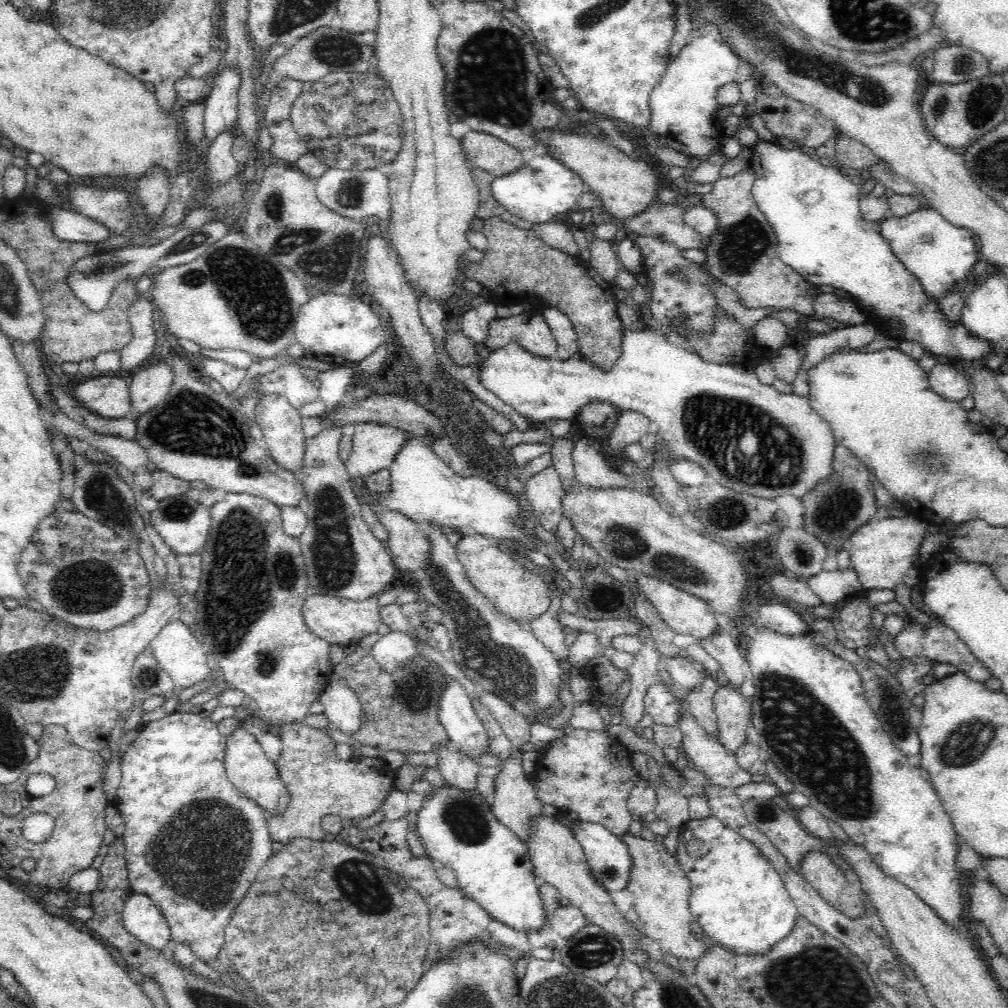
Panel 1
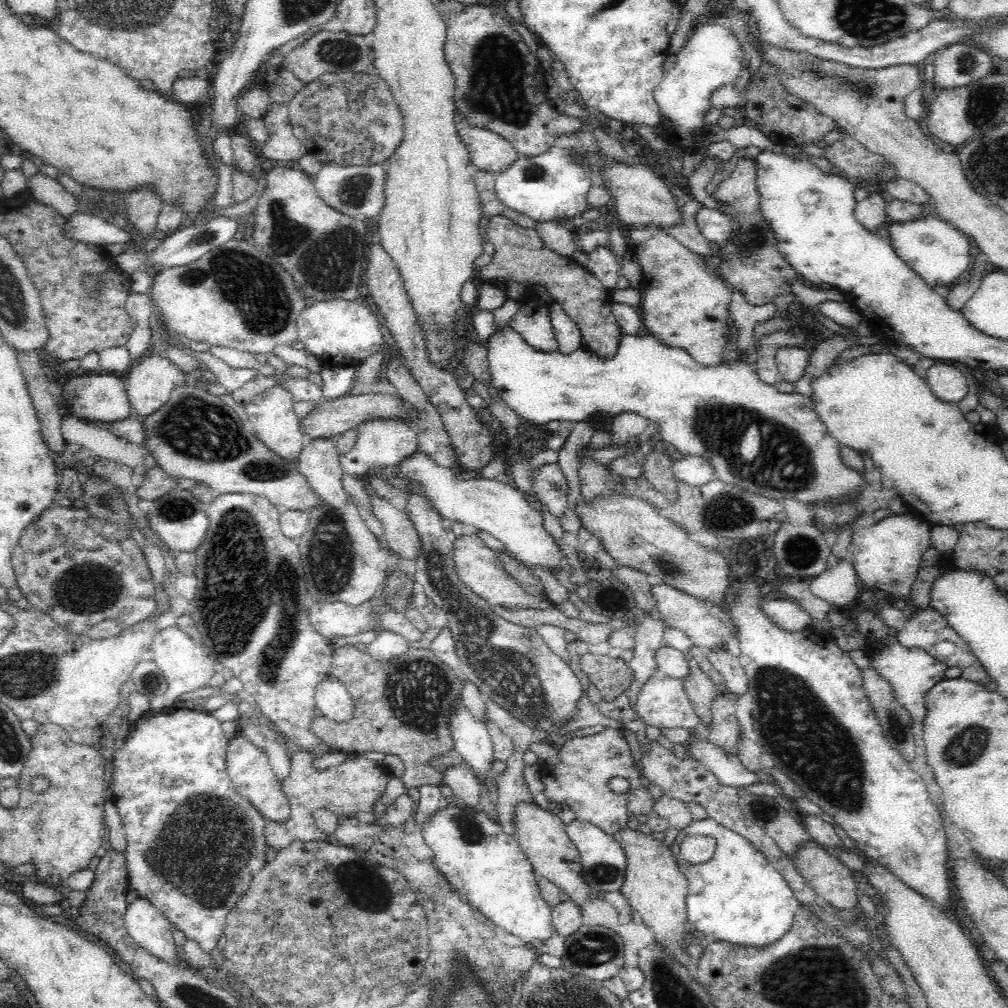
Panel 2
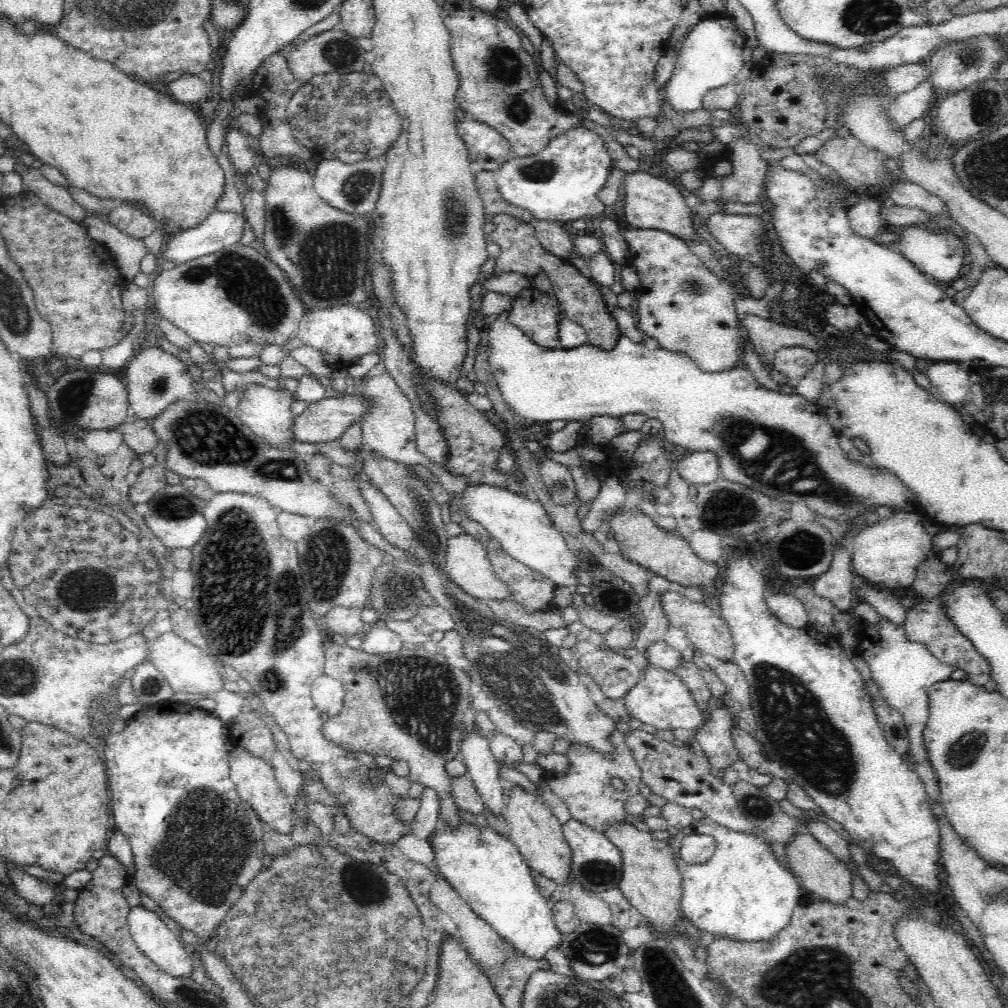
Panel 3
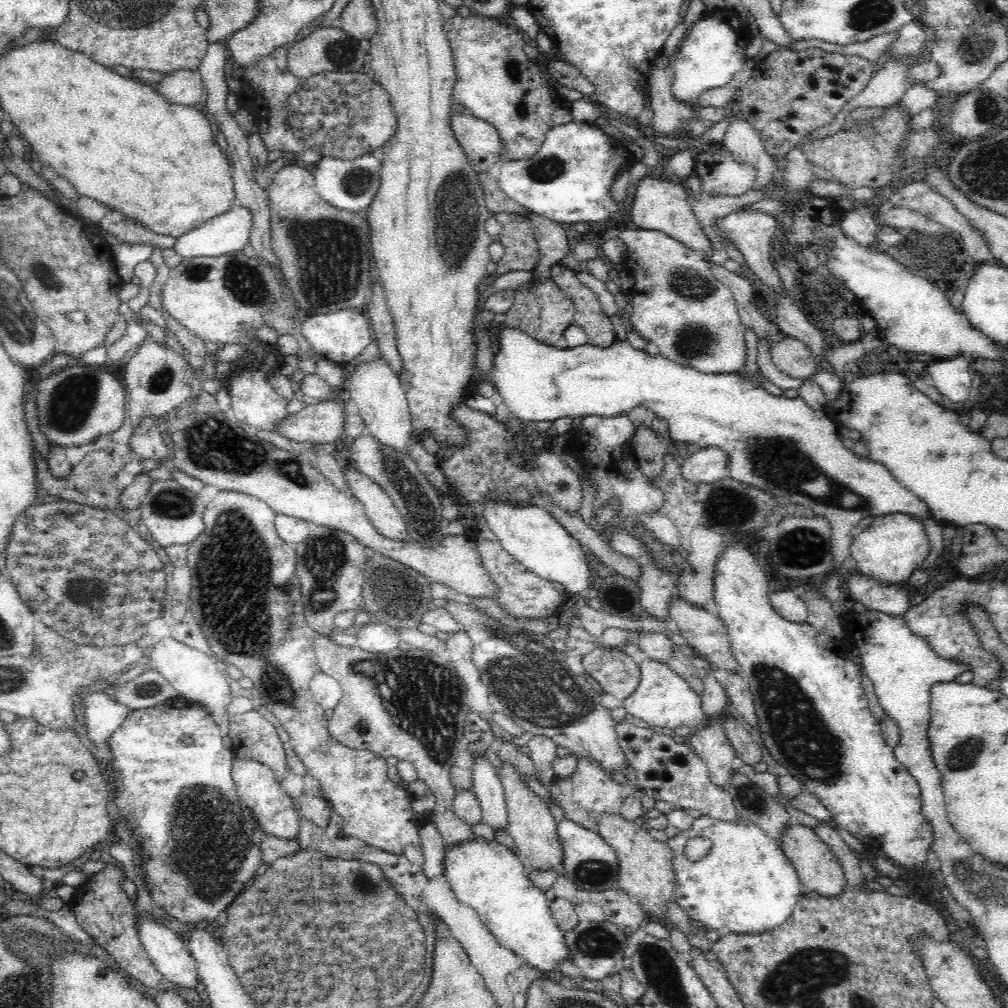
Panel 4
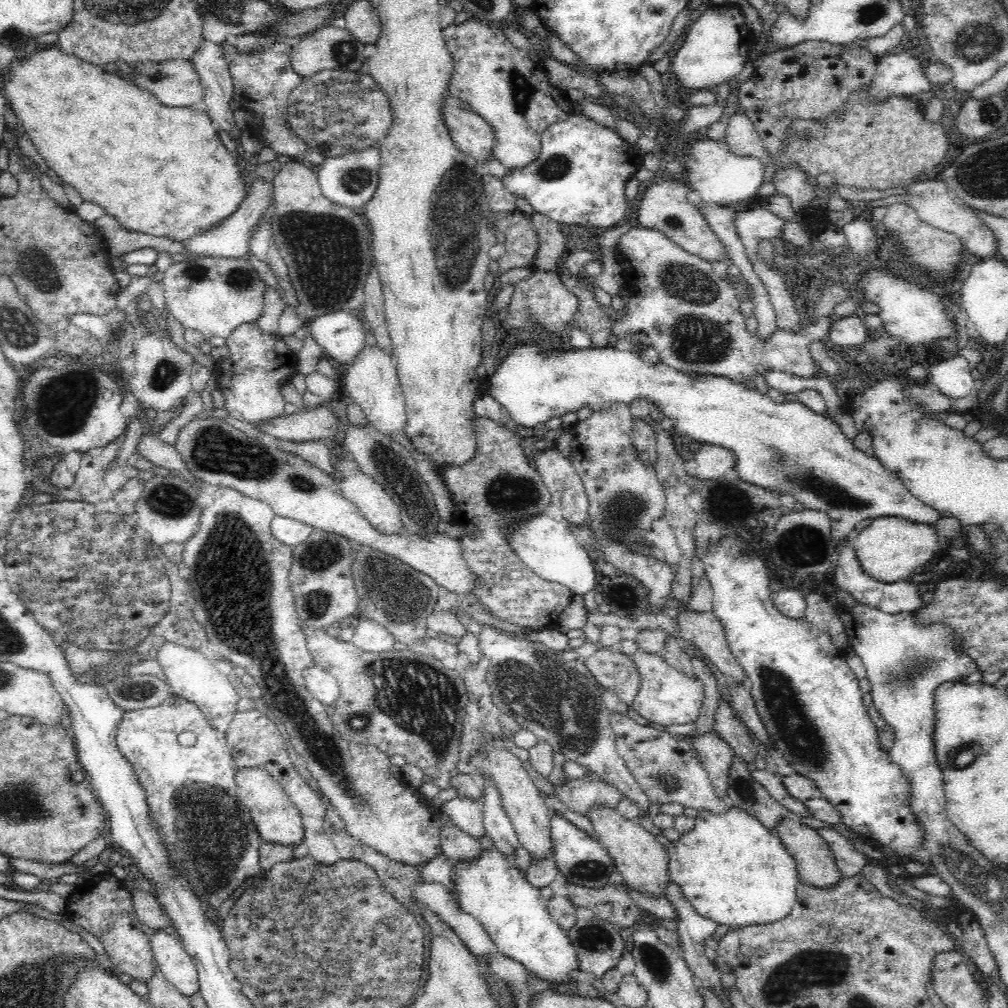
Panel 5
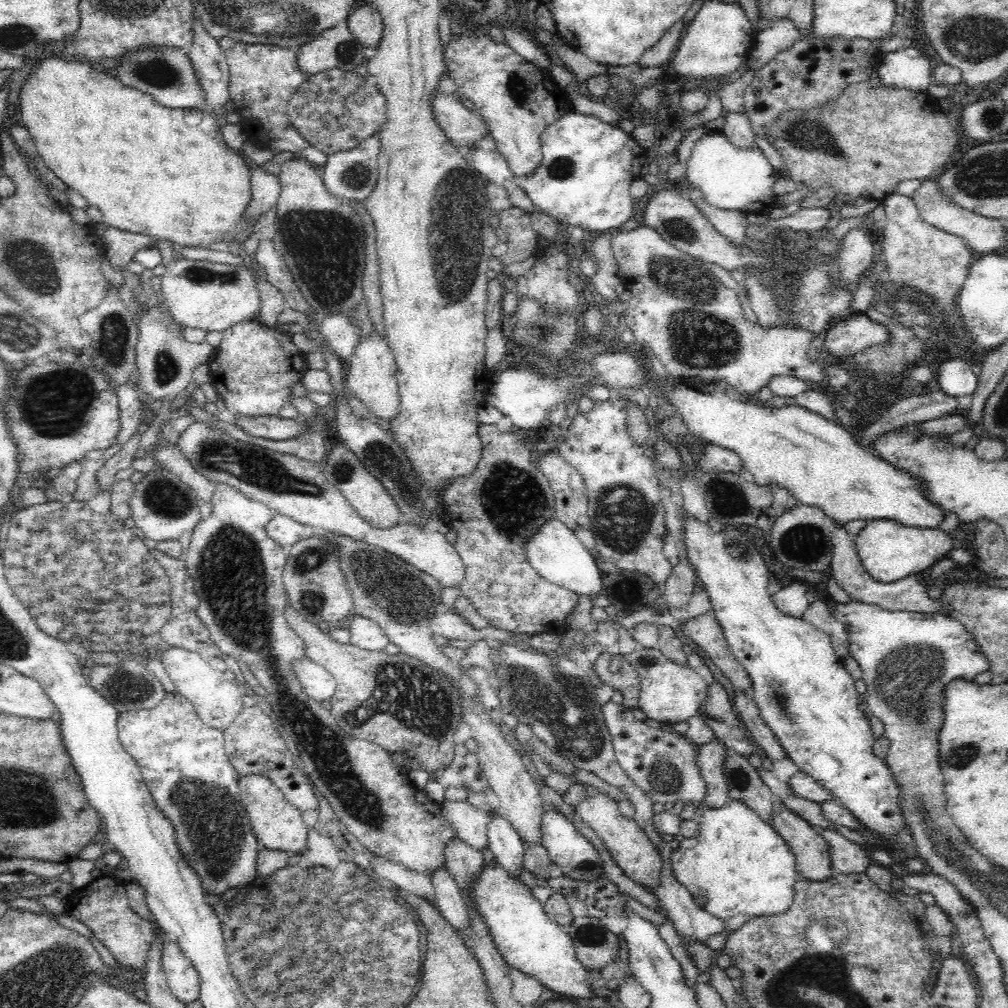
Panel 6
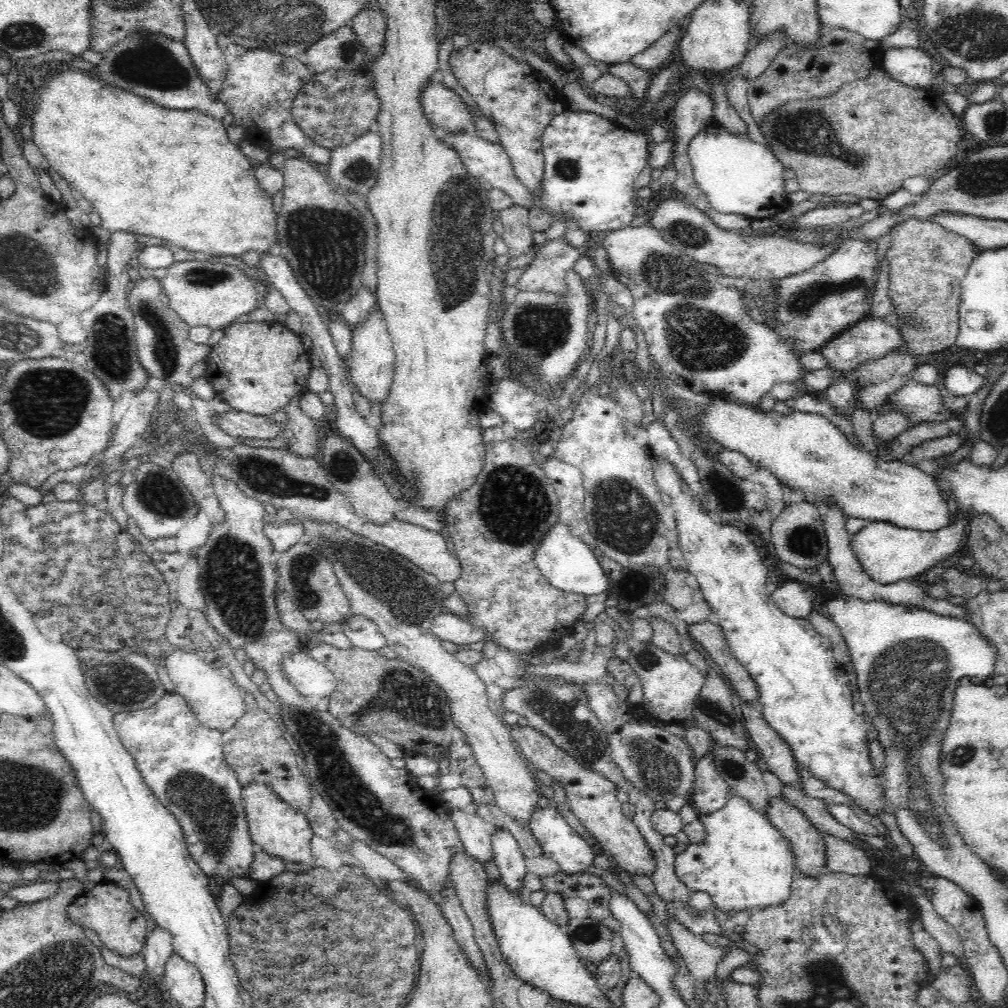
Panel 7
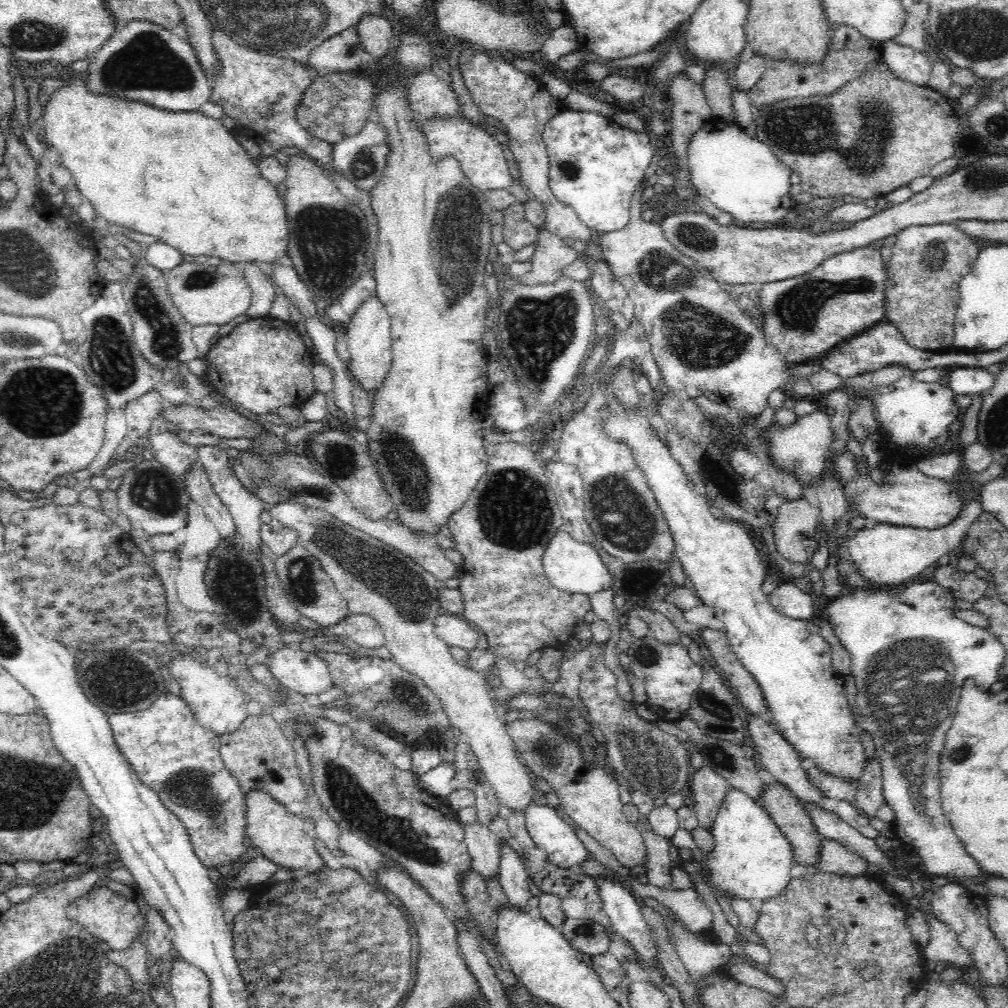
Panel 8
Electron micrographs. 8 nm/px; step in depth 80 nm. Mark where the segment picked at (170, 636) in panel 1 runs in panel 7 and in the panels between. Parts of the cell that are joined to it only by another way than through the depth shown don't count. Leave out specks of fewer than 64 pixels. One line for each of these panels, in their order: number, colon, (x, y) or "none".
2: (172, 649)
3: (185, 667)
4: (192, 674)
5: (191, 676)
6: (217, 699)
7: (218, 702)

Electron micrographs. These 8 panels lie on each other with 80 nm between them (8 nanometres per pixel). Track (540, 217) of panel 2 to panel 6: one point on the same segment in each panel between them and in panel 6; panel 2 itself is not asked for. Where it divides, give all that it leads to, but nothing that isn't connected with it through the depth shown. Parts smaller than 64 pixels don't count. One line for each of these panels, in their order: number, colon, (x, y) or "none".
3: (560, 183)
4: (567, 180)
5: (578, 178)
6: (587, 166)

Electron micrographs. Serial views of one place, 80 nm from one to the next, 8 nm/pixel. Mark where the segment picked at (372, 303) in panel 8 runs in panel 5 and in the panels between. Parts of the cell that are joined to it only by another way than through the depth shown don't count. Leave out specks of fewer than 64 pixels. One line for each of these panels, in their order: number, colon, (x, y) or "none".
5: (372, 380)
6: (370, 375)
7: (370, 368)

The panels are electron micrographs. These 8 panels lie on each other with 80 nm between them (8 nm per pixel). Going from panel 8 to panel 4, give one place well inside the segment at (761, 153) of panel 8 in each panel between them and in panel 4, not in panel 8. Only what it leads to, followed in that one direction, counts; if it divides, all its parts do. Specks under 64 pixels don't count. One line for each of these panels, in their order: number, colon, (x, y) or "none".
4: (720, 174)
5: (716, 176)
6: (731, 179)
7: (736, 175)

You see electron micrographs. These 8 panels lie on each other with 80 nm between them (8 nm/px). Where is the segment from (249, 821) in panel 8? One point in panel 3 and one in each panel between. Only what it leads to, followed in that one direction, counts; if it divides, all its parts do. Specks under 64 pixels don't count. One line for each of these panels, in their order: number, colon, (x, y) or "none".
3: (254, 781)
4: (257, 787)
5: (277, 819)
6: (277, 823)
7: (281, 830)

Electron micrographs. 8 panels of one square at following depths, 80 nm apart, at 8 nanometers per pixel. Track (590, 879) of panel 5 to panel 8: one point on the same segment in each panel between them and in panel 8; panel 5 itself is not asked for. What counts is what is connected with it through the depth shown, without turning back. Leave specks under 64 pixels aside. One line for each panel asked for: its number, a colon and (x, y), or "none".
6: (568, 849)
7: (559, 842)
8: (550, 832)

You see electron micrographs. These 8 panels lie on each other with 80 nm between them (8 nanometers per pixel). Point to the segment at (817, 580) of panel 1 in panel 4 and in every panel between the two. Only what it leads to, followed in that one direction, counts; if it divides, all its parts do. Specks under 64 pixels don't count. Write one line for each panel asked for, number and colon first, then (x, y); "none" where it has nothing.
2: (839, 585)
3: (837, 584)
4: (779, 444)

